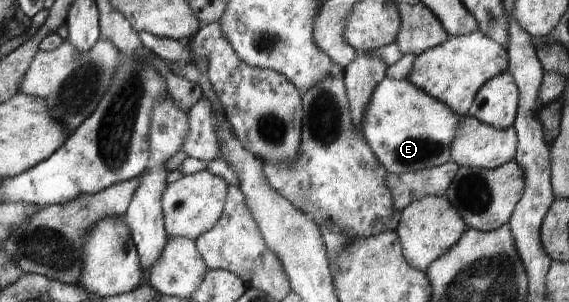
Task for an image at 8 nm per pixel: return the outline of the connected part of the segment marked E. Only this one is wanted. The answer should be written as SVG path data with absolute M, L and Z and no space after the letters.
M388 76L377 84L363 116L363 137L388 174L425 171L451 162L452 142L464 126L464 116L457 115L445 102L433 98L409 80Z

